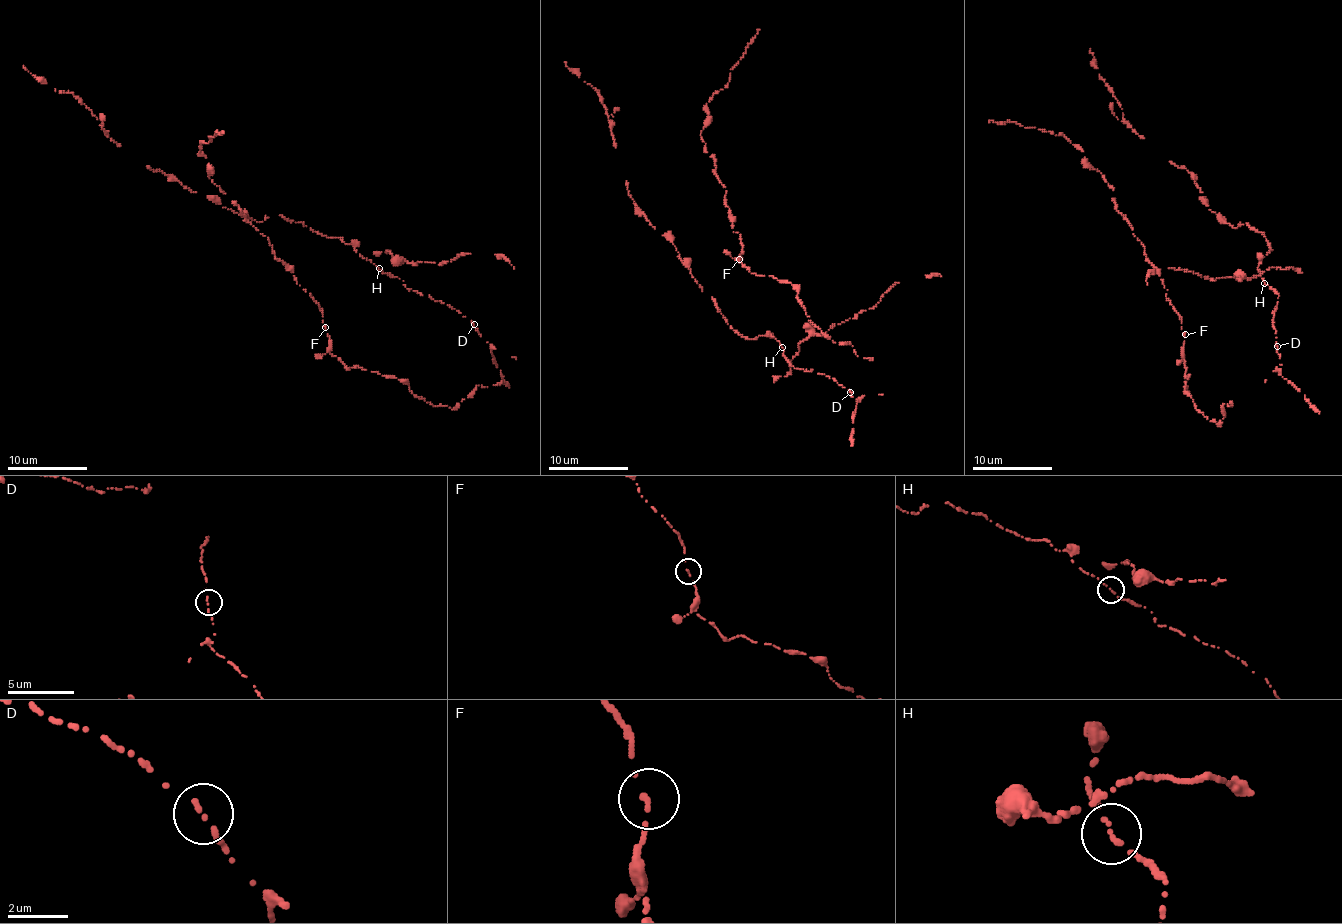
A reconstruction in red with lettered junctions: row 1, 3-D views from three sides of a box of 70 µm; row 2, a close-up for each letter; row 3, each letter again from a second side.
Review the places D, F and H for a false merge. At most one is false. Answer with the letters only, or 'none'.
none

